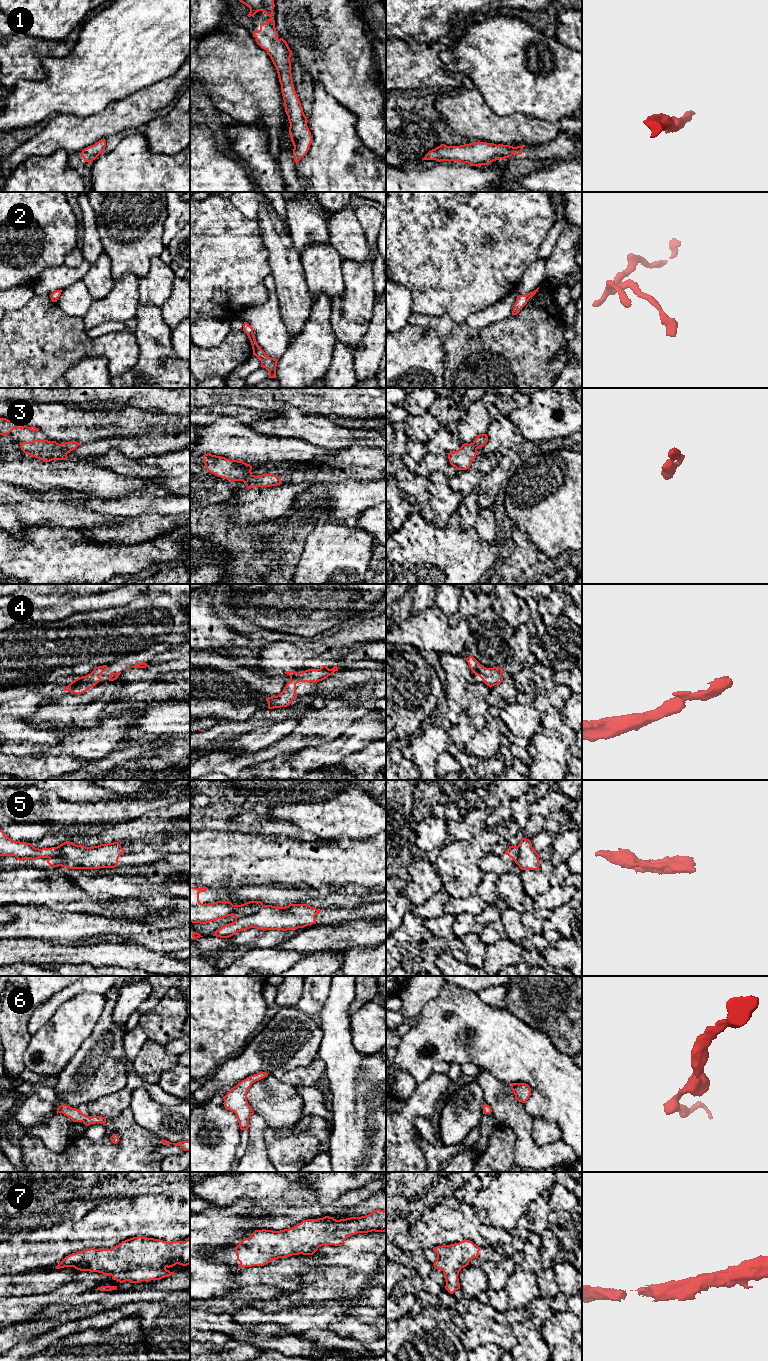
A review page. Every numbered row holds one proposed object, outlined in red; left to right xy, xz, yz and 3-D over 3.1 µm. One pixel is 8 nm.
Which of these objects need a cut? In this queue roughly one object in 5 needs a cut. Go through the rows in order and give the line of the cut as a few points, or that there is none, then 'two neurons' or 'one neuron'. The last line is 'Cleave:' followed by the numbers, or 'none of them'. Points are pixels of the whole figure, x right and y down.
1: no cut | one neuron
2: no cut | one neuron
3: no cut | one neuron
4: no cut | one neuron
5: xz (263, 905), (257, 911), (235, 919) | two neurons
6: no cut | one neuron
7: no cut | one neuron
Cleave: 5

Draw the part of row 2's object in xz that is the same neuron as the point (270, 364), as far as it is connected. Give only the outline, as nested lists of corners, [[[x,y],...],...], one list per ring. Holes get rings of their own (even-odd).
[[[244,322],[243,324],[243,331],[247,334],[251,342],[253,355],[255,355],[256,357],[260,359],[261,367],[265,368],[268,371],[269,373],[268,378],[276,378],[276,367],[277,367],[278,359],[269,357],[261,349],[261,347],[256,342],[255,335],[253,333],[253,328],[247,322]]]

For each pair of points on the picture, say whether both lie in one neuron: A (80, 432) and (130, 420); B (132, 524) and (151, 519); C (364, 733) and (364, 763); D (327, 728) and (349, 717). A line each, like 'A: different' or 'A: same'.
A: same
B: same
C: different
D: same

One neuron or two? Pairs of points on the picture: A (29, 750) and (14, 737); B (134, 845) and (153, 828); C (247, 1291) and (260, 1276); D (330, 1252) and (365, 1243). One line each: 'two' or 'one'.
A: one
B: two
C: two
D: one

